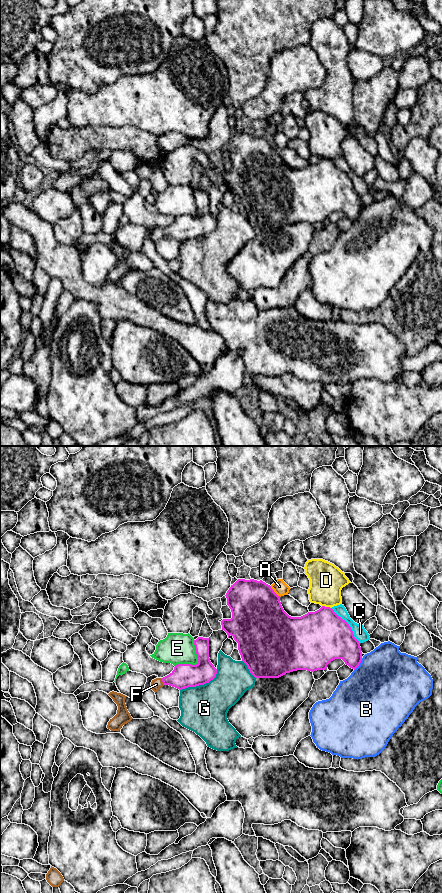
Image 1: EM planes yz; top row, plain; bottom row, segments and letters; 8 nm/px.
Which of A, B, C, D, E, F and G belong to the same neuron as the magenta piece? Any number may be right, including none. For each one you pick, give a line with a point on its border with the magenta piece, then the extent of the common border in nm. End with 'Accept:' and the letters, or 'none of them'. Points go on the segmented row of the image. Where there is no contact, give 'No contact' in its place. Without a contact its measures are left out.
F: Touches magenta at yz (162, 681). Shared border 70 nm
Accept: F

